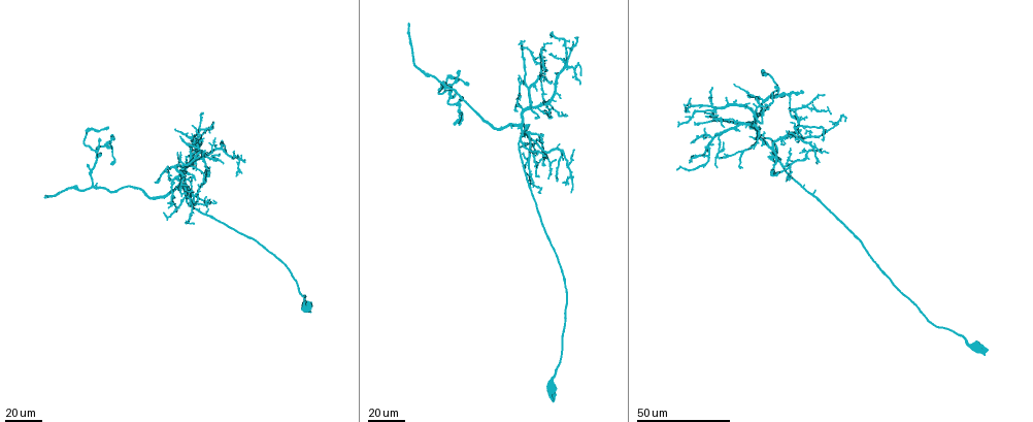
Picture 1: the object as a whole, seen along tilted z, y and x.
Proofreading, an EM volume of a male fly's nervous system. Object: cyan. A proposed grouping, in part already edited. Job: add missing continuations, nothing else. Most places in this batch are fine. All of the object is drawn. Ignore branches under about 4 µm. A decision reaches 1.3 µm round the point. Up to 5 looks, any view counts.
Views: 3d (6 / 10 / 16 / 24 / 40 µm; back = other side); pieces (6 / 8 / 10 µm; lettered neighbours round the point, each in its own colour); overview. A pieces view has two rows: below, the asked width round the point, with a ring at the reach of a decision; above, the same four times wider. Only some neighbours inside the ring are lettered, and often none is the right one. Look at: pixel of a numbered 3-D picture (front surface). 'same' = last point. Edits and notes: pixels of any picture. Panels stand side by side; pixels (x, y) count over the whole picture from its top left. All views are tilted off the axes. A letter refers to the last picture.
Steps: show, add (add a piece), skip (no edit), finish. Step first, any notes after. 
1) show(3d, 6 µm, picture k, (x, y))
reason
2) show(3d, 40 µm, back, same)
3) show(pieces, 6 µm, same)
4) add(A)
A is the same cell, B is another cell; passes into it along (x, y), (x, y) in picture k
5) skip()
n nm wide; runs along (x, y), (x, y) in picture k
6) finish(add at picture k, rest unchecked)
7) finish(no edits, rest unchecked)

show(3d, 24 µm, picture 1, (176, 151))
thin end

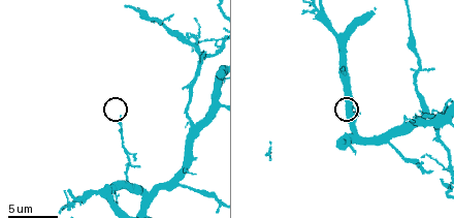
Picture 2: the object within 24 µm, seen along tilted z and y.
show(pieces, 8 µm, picture 2, (120, 116))

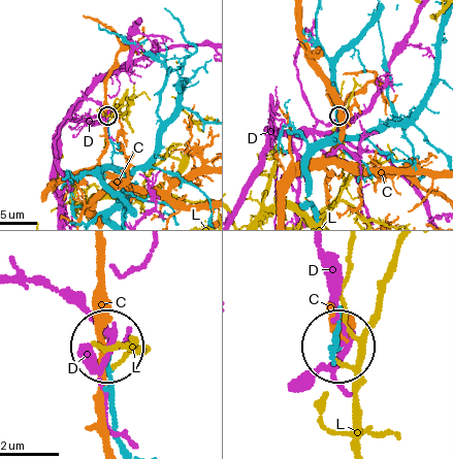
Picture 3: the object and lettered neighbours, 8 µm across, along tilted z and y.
skip()
C, D and L are other cells; none of them fits

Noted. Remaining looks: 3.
show(3d, 40 µm, picture 1, (725, 99))
tapers out

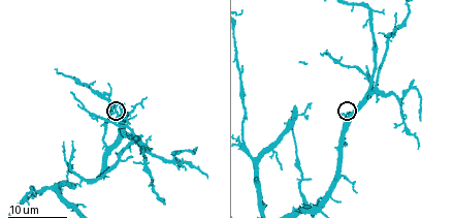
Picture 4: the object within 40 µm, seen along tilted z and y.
show(pieces, 6 µm, picture 4, (118, 102))

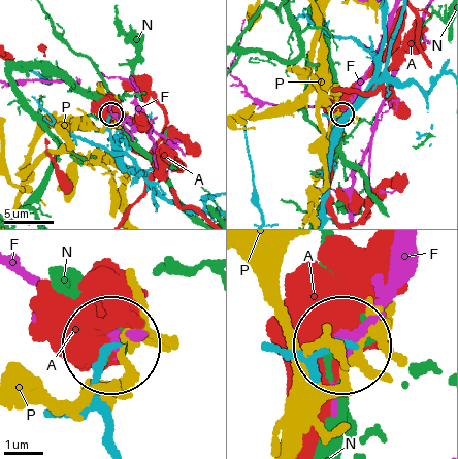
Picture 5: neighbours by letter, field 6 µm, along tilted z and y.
skip()
170 nm wide; A, F, N and P are other cells; none of them fits

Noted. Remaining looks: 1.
finish(no edits, rest unchecked)

